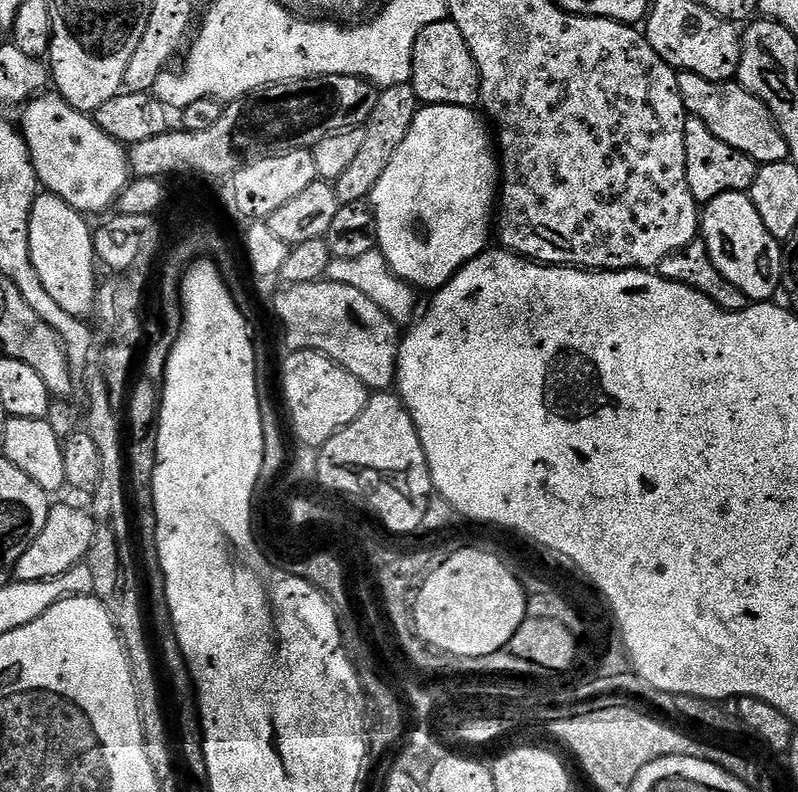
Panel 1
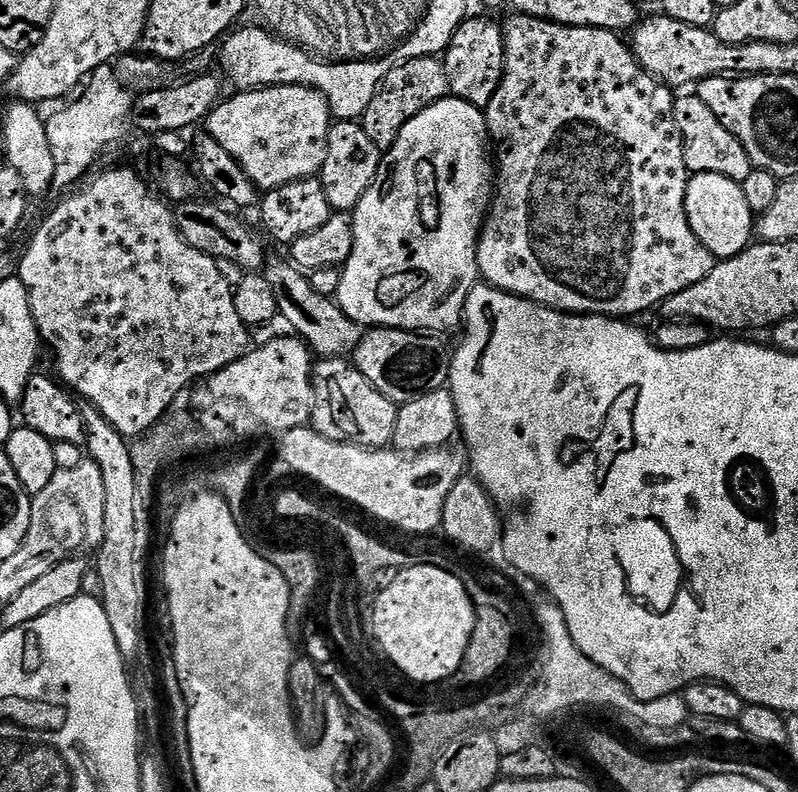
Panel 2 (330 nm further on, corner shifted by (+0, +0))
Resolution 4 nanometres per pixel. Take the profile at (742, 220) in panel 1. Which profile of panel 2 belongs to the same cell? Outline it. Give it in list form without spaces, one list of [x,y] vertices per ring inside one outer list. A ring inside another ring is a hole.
[[[695,174],[689,179],[686,218],[698,242],[702,242],[717,261],[734,258],[753,243],[754,213],[746,202],[744,186],[730,178],[722,178],[722,174]]]

